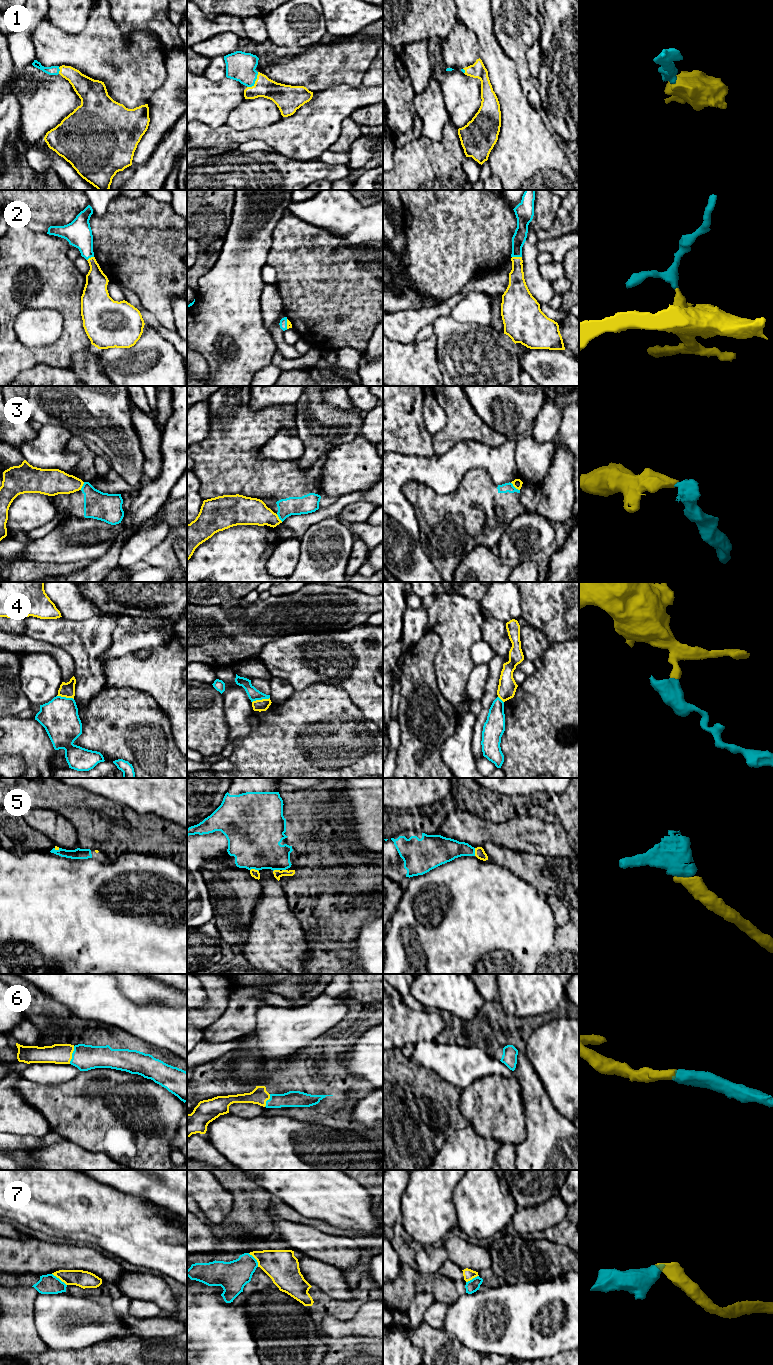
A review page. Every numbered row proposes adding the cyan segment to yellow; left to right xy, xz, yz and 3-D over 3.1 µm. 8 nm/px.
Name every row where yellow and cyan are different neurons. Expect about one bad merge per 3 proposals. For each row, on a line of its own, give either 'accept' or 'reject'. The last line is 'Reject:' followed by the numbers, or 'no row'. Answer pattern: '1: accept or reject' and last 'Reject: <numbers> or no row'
1: accept
2: accept
3: reject
4: reject
5: accept
6: accept
7: reject
Reject: 3, 4, 7

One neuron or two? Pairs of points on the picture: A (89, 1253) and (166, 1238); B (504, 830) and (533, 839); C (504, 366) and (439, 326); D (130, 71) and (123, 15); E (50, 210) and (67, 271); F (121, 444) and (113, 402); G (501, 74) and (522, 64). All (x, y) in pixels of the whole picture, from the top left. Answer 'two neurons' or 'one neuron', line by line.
A: two neurons
B: one neuron
C: one neuron
D: two neurons
E: two neurons
F: one neuron
G: two neurons

